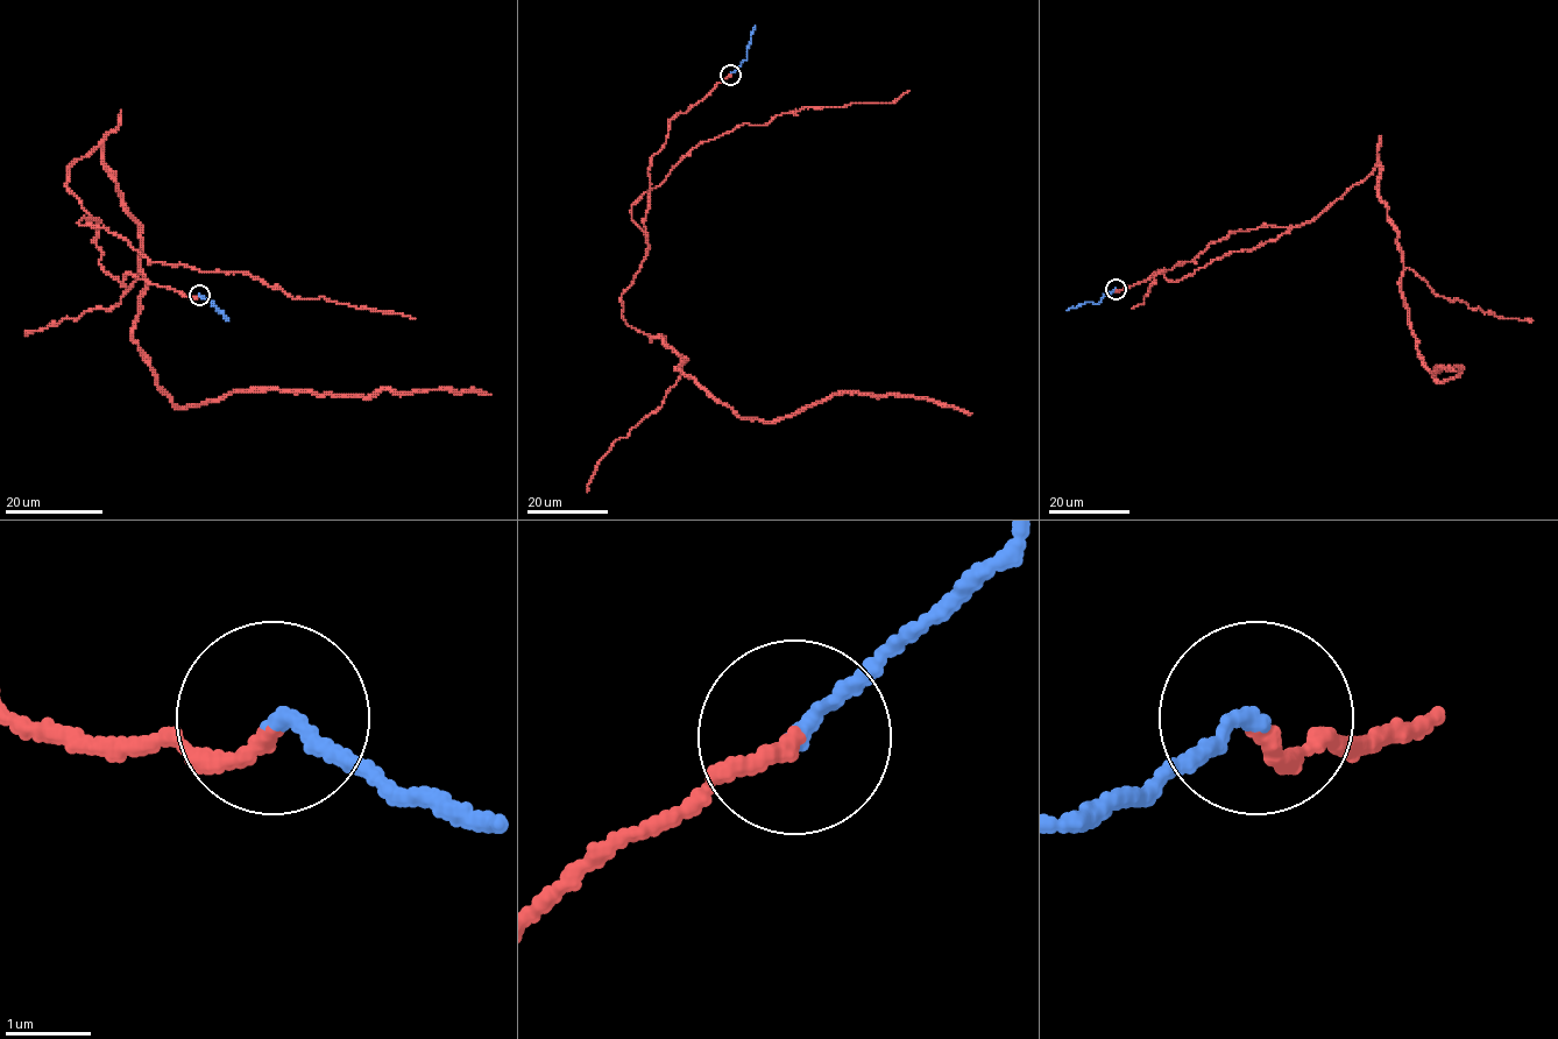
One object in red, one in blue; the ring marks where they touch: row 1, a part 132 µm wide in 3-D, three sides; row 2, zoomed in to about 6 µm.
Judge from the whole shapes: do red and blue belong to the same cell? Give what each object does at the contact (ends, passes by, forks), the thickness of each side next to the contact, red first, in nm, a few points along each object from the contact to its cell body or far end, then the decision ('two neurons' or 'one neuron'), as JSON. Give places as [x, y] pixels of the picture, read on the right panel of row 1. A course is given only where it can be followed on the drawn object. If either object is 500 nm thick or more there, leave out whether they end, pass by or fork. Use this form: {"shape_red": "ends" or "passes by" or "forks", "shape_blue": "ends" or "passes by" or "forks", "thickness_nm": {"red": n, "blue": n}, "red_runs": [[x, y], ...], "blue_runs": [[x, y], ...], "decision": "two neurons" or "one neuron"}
{"shape_red": "ends", "shape_blue": "ends", "thickness_nm": {"red": 200, "blue": 180}, "red_runs": [[1116, 289], [1276, 240], [1378, 162], [1417, 350], [1437, 380], [1463, 368], [1436, 366], [1454, 372]], "blue_runs": [[1116, 289], [1097, 303], [1088, 302], [1067, 310]], "decision": "one neuron"}

